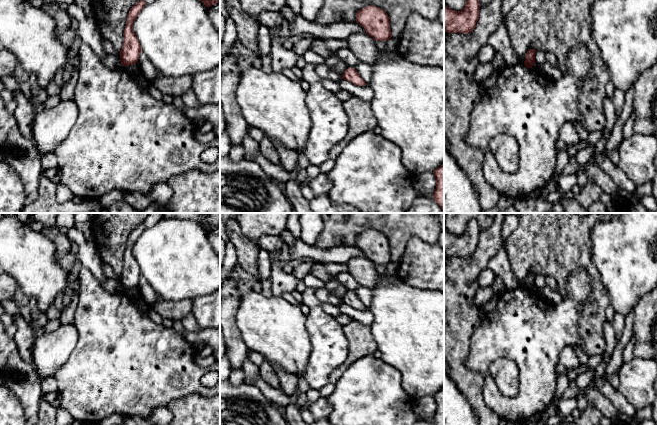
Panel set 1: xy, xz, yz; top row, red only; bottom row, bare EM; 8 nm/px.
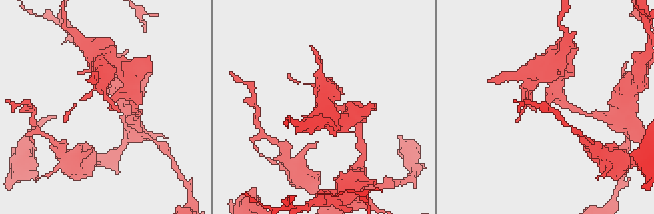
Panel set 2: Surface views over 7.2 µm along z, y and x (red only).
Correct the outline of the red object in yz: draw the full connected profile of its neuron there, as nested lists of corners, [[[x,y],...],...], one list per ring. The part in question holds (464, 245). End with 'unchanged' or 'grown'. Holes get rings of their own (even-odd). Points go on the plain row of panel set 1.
[[[476,218],[469,220],[461,235],[444,229],[444,255],[448,257],[471,257],[479,242],[480,228]]]; unchanged

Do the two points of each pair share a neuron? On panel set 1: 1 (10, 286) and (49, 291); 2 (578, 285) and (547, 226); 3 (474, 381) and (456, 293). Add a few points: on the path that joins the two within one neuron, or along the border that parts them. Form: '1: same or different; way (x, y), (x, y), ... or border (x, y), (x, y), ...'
1: different; border (10, 275), (18, 287)
2: different; border (583, 268), (569, 274), (566, 295)
3: same; way (456, 360), (456, 315)

